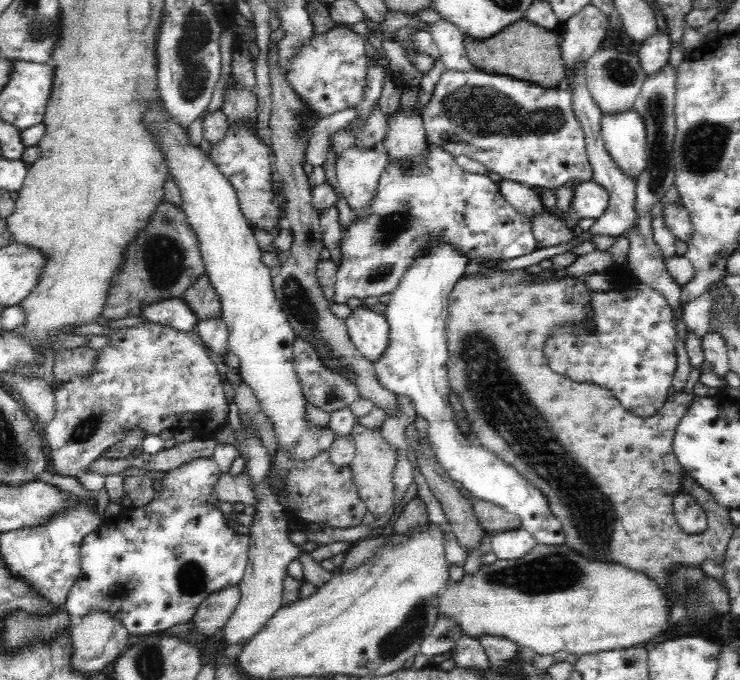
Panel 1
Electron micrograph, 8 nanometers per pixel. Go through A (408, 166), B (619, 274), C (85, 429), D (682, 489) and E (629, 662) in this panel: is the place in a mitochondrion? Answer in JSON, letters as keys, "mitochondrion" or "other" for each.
{"A":"other","B":"other","C":"mitochondrion","D":"other","E":"other"}

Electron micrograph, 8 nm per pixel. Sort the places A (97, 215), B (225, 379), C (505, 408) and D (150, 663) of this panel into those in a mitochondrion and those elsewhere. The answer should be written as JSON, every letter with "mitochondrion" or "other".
{"A":"other","B":"other","C":"mitochondrion","D":"mitochondrion"}

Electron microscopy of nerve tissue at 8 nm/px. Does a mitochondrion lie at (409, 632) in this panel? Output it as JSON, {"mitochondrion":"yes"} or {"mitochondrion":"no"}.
{"mitochondrion":"yes"}

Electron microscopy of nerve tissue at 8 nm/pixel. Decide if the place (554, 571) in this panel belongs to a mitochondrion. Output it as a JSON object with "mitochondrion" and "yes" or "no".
{"mitochondrion":"yes"}

